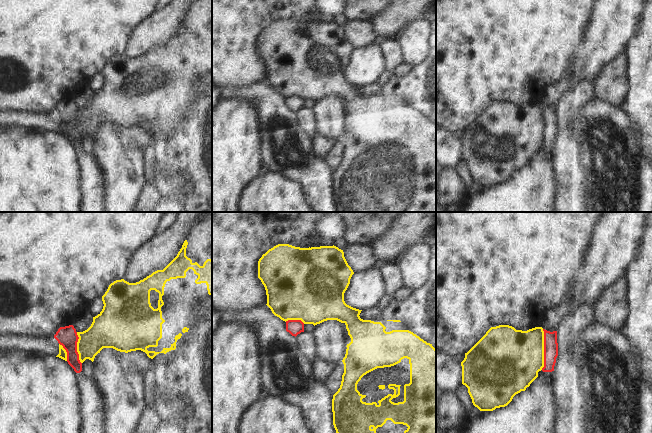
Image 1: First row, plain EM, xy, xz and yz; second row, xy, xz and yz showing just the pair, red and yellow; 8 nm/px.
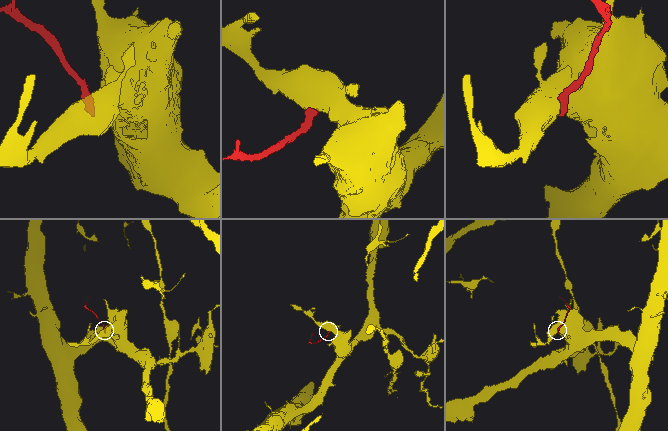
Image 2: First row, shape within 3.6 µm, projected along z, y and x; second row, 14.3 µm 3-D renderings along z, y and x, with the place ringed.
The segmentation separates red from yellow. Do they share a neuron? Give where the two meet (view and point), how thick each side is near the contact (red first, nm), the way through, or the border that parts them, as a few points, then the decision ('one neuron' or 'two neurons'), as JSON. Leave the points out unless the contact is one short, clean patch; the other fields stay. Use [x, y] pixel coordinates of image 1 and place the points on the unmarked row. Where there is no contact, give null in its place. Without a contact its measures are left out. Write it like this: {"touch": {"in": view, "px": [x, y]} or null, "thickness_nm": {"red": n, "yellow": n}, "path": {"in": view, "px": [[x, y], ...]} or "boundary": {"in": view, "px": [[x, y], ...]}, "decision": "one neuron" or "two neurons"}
{"touch": {"in": "yz", "px": [544, 125]}, "thickness_nm": {"red": 110, "yellow": 440}, "boundary": {"in": "yz", "px": [[543, 105], [543, 143], [541, 145]]}, "decision": "two neurons"}

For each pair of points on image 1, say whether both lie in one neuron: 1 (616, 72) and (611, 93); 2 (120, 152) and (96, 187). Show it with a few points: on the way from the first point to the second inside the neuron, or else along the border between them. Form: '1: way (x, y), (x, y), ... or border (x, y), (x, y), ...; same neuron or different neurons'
1: way (614, 77), (611, 88); same neuron
2: border (94, 155), (103, 173), (105, 200); different neurons

